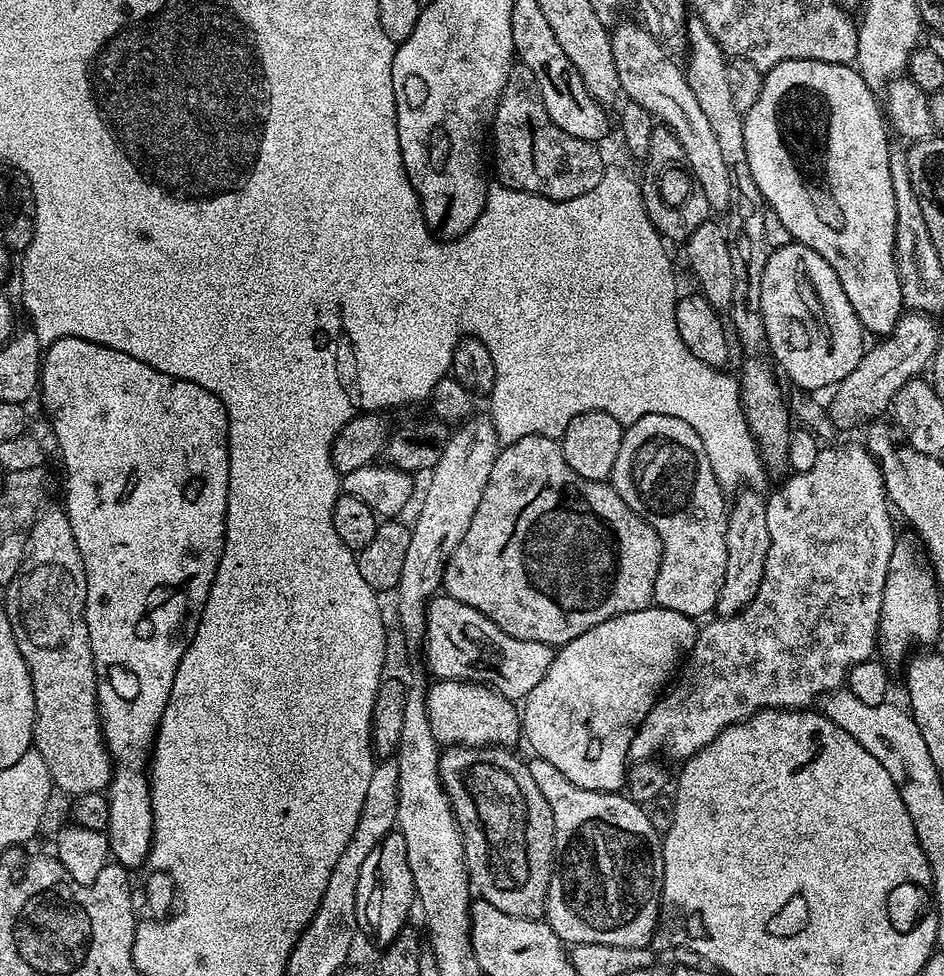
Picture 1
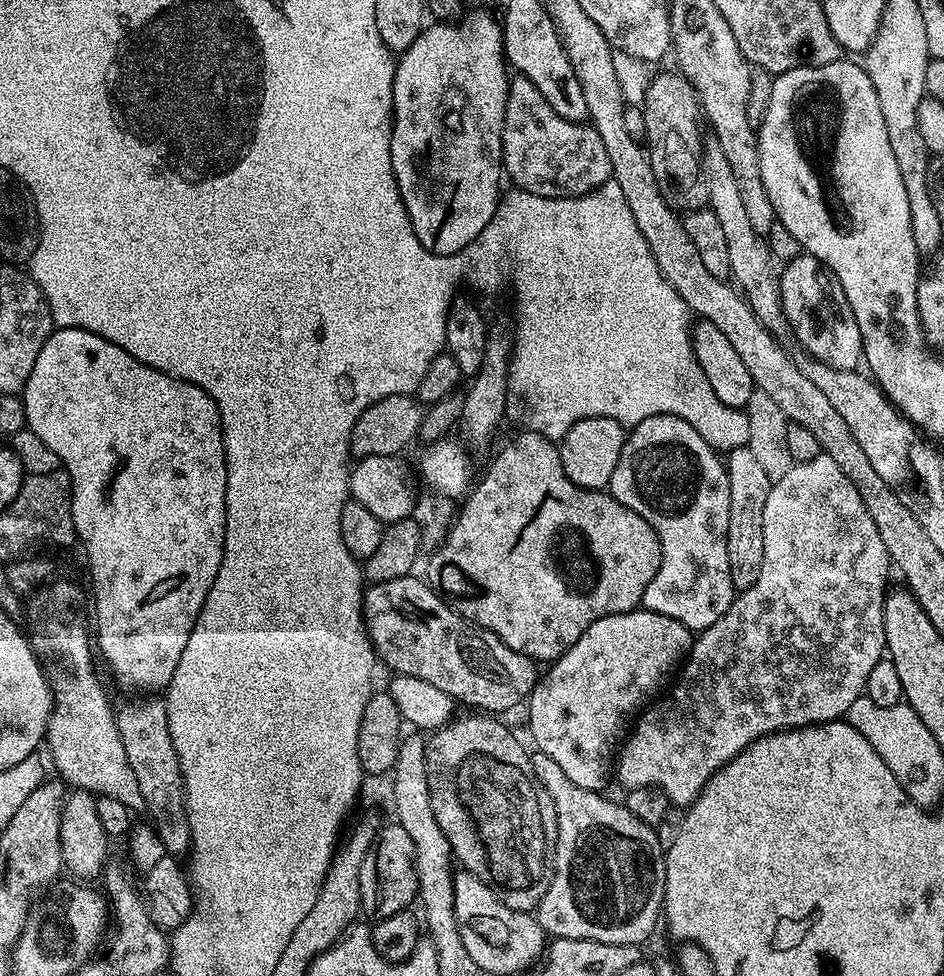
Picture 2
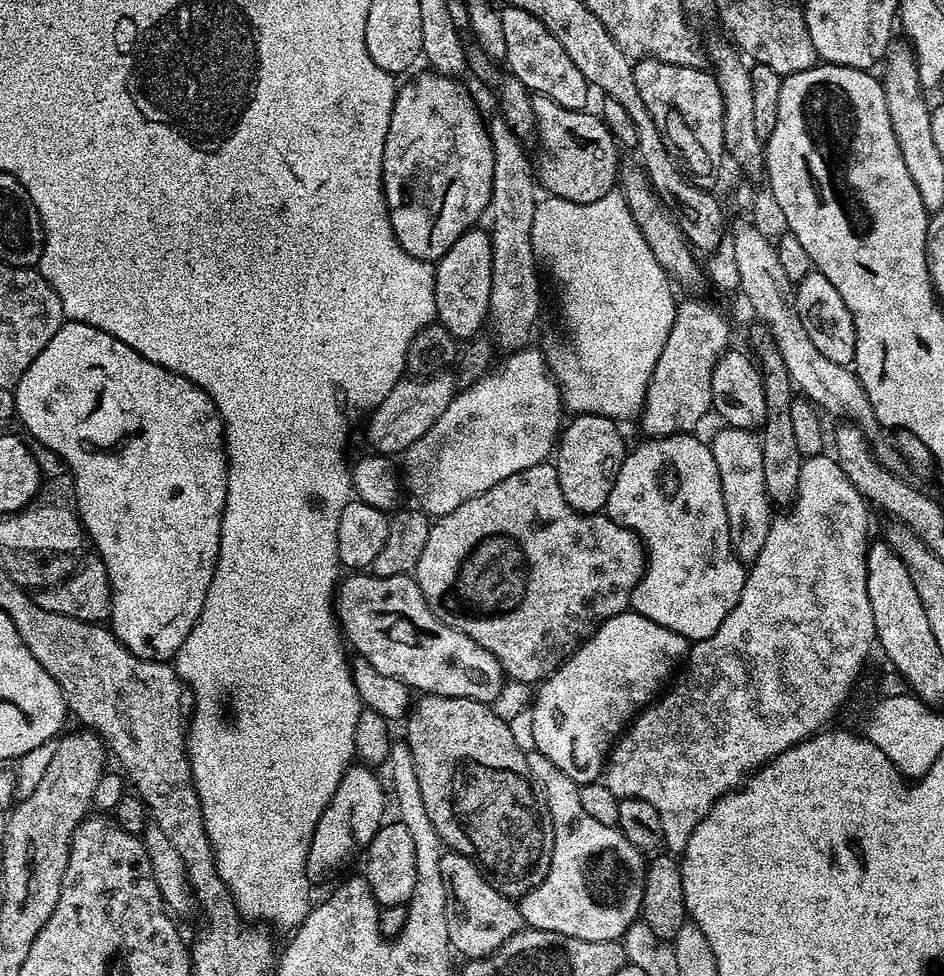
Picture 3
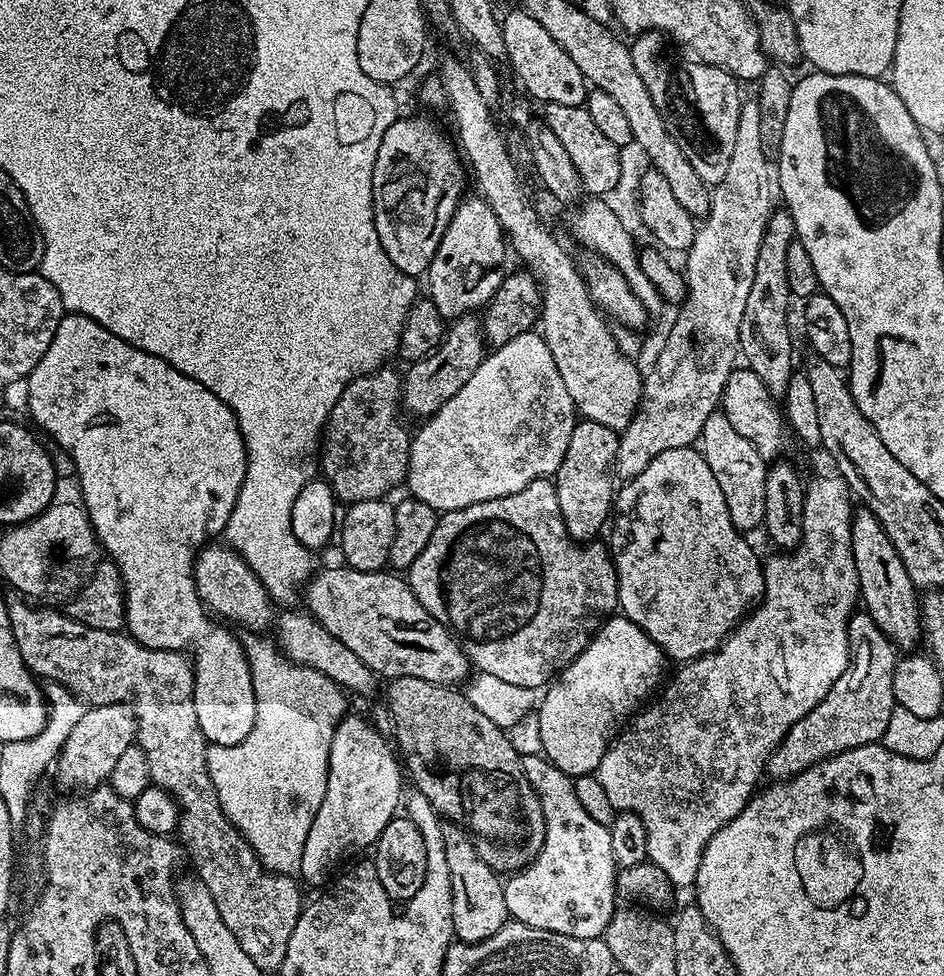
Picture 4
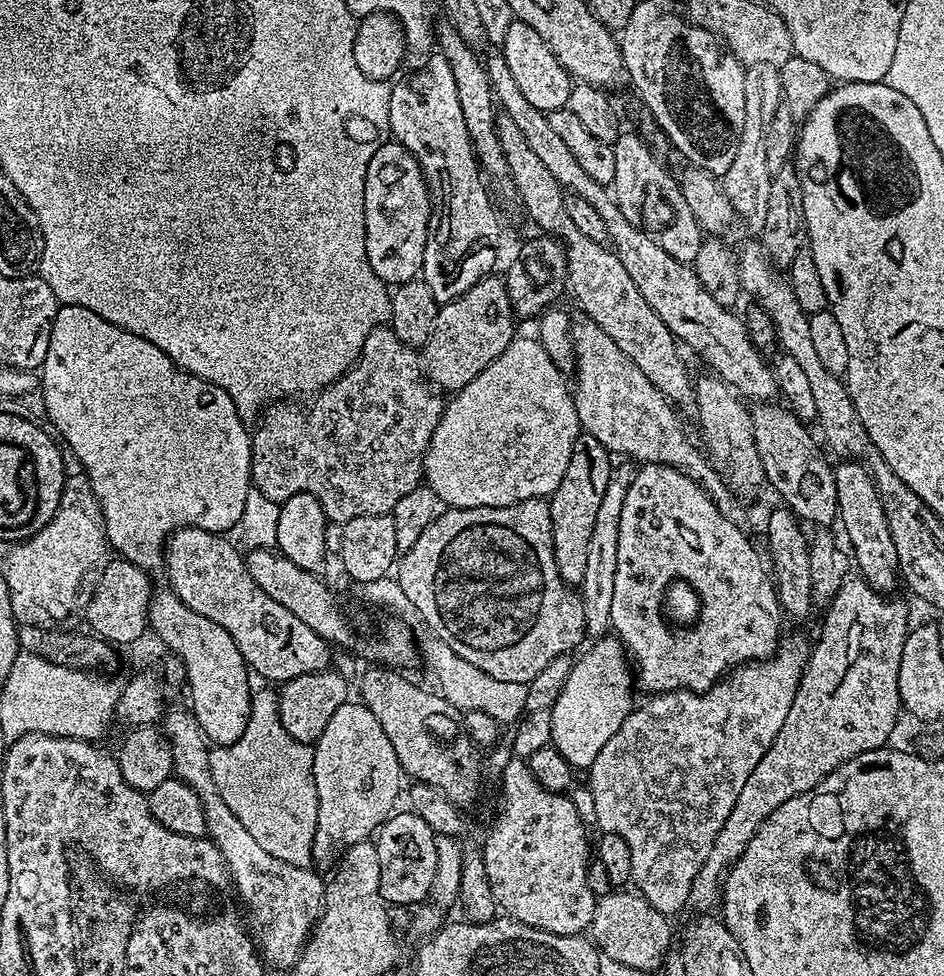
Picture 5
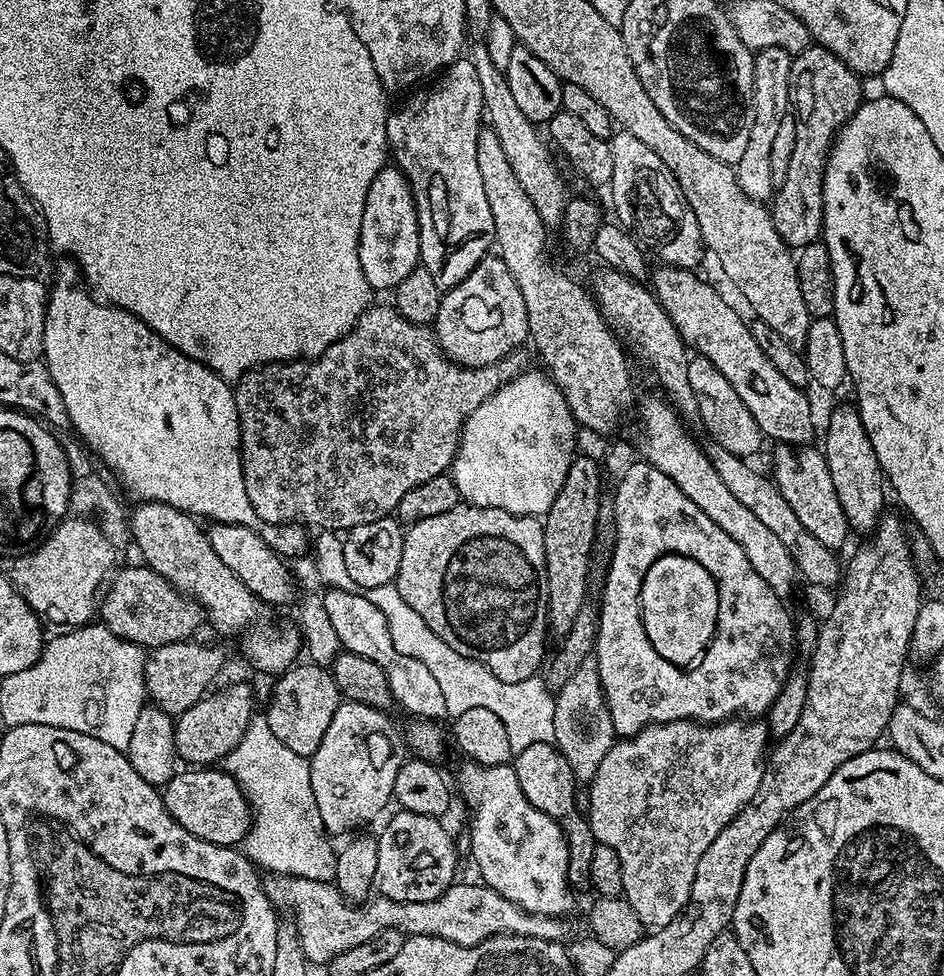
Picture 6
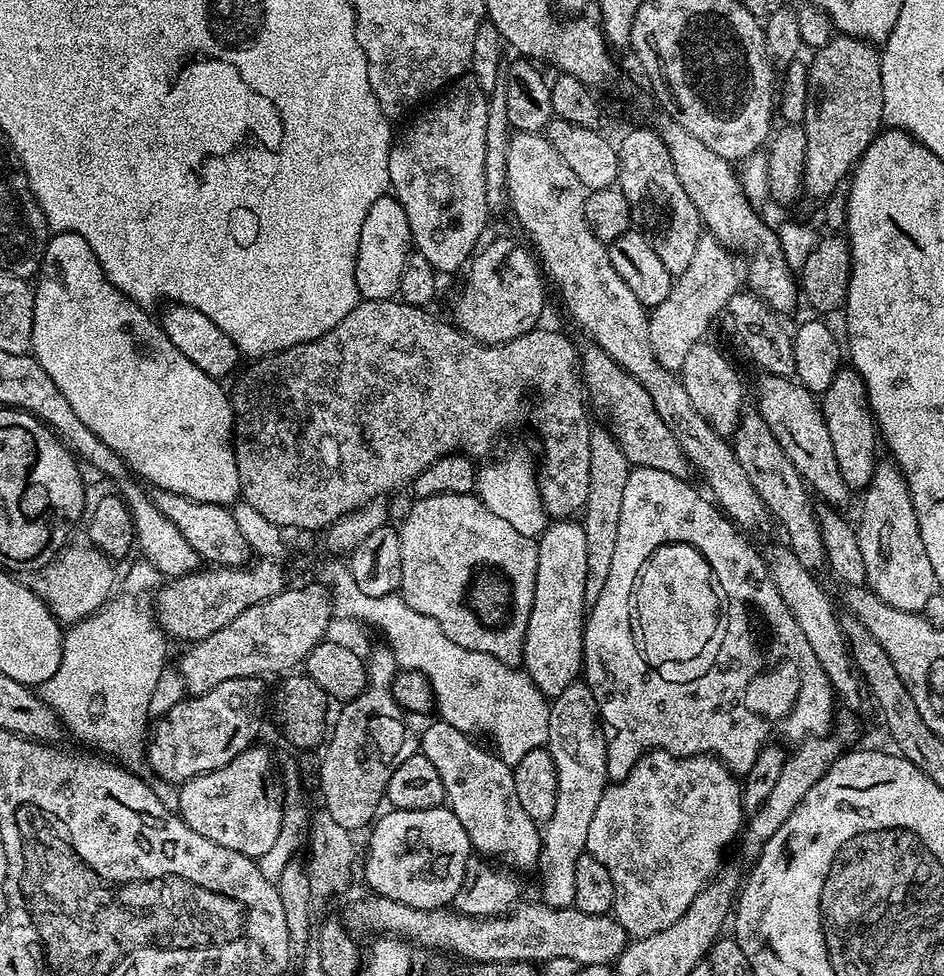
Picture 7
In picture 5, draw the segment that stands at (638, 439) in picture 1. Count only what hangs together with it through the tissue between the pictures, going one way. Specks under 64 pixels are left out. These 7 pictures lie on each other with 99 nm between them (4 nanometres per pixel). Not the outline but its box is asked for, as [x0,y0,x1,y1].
[610,463,782,694]

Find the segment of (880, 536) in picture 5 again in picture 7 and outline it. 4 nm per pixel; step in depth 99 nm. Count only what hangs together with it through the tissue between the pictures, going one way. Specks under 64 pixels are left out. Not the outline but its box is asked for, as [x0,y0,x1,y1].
[822,366,878,490]

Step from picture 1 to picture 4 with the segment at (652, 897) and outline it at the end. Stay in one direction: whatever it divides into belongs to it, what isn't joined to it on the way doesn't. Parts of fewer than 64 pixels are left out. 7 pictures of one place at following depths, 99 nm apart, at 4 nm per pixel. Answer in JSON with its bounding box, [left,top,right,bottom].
[503,754,618,938]

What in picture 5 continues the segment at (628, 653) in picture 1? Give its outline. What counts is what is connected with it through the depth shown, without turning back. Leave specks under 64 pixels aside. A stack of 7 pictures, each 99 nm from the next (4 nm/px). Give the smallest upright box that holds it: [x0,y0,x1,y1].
[550,634,634,770]

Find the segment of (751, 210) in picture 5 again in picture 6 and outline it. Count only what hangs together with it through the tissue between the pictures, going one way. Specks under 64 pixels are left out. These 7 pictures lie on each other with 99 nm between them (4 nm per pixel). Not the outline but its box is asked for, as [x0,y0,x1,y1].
[734,48,793,201]

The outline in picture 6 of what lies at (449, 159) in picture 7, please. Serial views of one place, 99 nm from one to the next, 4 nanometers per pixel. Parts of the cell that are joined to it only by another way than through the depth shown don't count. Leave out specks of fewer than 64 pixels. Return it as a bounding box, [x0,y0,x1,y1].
[386,58,496,290]

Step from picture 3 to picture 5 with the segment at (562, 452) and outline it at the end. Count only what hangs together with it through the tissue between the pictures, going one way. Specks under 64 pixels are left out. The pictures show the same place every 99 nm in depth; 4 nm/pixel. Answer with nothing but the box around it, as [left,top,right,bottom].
[550,434,614,586]

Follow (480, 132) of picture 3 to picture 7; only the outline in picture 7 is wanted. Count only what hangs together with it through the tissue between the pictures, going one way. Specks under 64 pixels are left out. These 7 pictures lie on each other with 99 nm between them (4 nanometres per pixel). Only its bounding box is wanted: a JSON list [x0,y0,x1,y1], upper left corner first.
[354,194,412,300]

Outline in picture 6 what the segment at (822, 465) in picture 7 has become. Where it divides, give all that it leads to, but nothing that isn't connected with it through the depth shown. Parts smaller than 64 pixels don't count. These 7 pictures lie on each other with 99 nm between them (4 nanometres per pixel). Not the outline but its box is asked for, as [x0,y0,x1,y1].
[650,268,812,446]

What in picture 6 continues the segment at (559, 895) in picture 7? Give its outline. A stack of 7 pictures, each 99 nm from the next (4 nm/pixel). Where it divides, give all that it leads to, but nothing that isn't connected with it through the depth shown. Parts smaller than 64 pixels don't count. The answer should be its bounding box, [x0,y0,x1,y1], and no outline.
[553,650,617,782]

